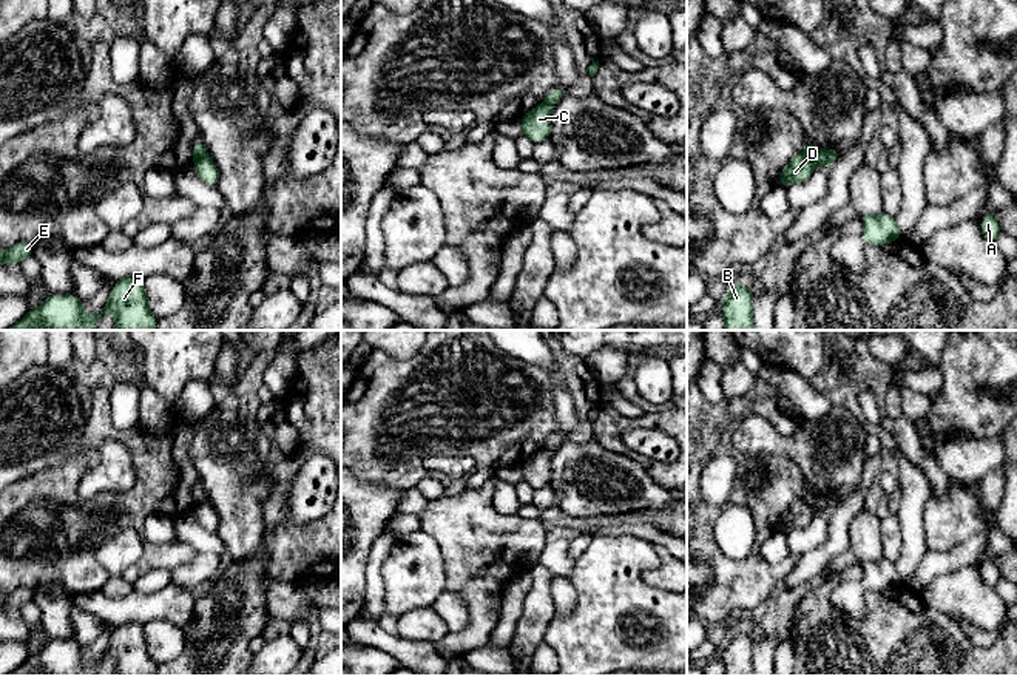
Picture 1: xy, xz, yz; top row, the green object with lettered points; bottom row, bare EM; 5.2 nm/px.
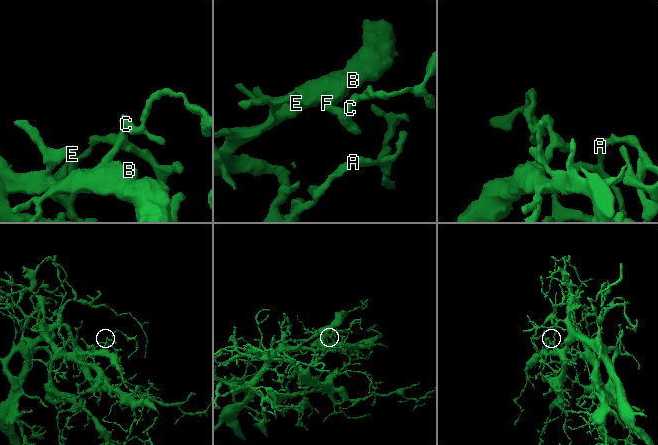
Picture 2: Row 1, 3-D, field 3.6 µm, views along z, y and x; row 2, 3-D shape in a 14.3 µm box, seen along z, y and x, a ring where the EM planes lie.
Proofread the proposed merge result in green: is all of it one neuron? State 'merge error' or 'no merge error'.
merge error

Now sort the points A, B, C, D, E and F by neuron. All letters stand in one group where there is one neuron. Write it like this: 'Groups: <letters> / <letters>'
Groups: A B C E F / D

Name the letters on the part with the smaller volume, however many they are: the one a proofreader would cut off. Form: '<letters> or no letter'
D

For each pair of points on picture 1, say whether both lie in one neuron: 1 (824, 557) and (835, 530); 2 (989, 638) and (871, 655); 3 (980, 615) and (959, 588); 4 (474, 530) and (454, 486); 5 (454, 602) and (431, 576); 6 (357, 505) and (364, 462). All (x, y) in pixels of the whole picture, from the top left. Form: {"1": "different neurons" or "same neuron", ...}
{"1": "same neuron", "2": "different neurons", "3": "same neuron", "4": "different neurons", "5": "different neurons", "6": "different neurons"}

